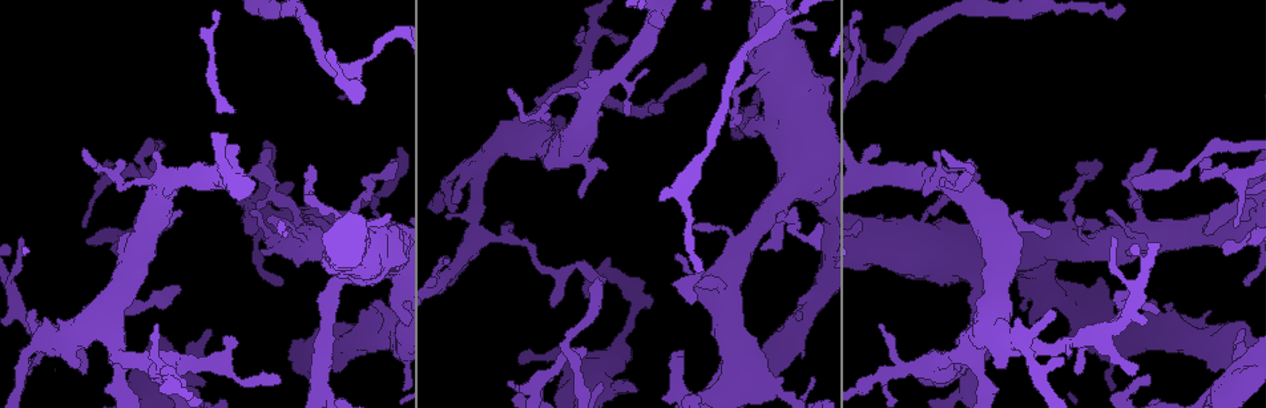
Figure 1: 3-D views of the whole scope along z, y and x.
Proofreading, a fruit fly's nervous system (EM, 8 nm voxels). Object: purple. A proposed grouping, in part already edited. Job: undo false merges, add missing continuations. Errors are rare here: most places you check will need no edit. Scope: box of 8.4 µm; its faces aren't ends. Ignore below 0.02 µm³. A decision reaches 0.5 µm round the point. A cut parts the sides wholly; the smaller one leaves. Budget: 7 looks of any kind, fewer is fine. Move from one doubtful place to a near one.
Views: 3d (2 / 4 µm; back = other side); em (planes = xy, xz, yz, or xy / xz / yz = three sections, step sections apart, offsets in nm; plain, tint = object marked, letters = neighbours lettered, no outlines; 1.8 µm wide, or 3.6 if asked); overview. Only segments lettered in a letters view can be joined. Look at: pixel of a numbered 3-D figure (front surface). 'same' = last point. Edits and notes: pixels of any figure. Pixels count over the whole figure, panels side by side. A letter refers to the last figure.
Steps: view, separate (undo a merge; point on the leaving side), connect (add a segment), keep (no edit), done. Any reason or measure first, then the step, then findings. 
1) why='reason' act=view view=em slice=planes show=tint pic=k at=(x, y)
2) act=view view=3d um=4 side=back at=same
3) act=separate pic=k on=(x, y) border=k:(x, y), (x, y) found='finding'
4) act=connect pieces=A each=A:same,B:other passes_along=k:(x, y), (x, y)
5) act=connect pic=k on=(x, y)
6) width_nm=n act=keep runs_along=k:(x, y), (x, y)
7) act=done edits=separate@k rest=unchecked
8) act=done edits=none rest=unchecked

why='an open end' act=view view=em slice=planes show=letters pic=1 at=(703, 64)

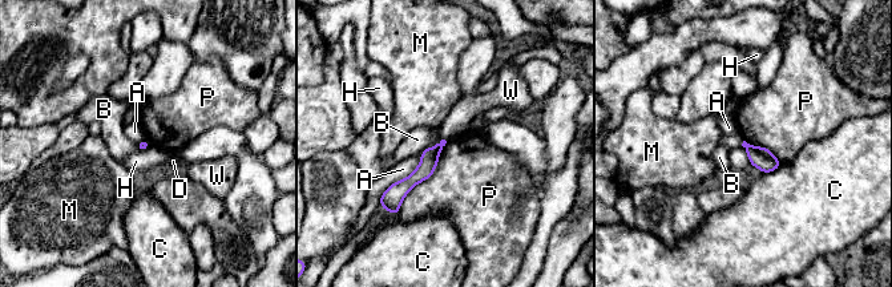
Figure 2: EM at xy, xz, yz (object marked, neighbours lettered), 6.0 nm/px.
longest_contact=P:550nm act=keep each=A:other,B:other,C:other,D:other,H:other,M:other,P:other,W:other border=2:(743, 141), (741, 145) found='no lettered segment goes on from it'

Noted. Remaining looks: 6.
why='an open end' act=view view=3d um=2 pic=1 at=(588, 296)

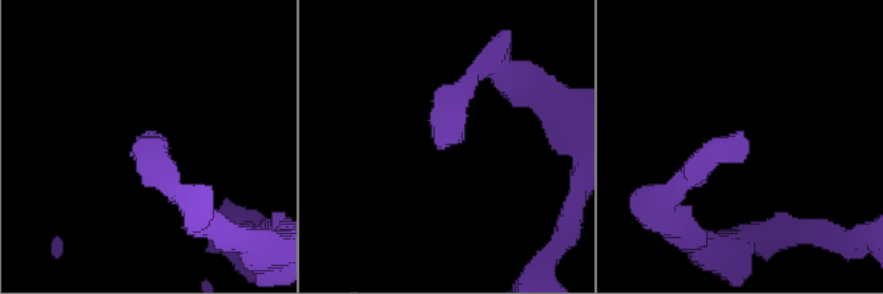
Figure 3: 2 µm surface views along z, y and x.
why='shape alone is not enough' act=view view=em slice=xy step=8 show=letters pic=3 at=(742, 134)

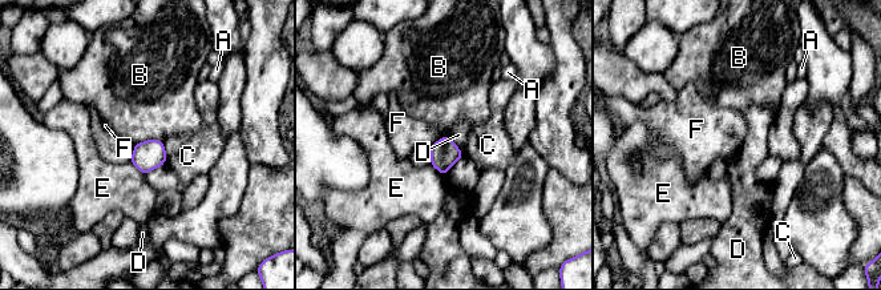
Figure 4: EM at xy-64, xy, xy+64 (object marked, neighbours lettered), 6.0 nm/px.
why='another direction' act=view view=em slice=planes show=letters at=same

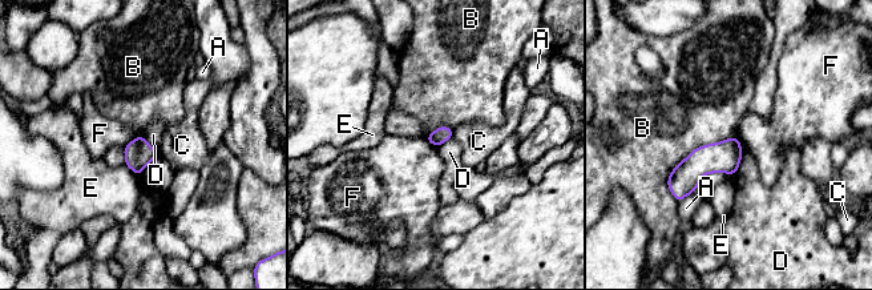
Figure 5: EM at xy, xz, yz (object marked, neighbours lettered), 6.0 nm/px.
act=keep each=A:other,B:other,C:other,D:other,E:other,F:other border=5:(741, 145), (741, 162), (734, 174) found='no lettered segment goes on from it'

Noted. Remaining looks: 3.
why='free end' act=view view=em slice=planes show=letters pic=1 at=(596, 278)

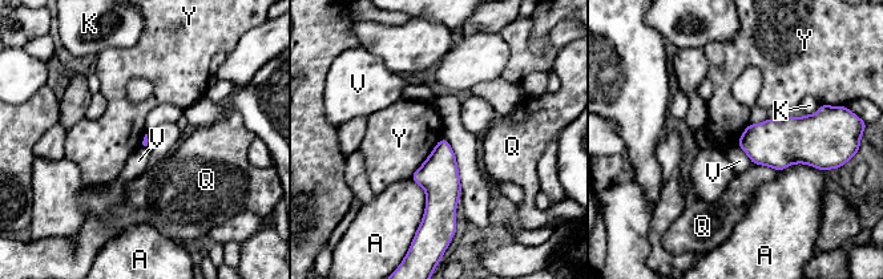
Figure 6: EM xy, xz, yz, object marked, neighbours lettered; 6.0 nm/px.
act=keep each=A:other,K:other,Q:other,V:other,Y:other found='none of them fits'

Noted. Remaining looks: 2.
act=done edits=none rest=unchecked

